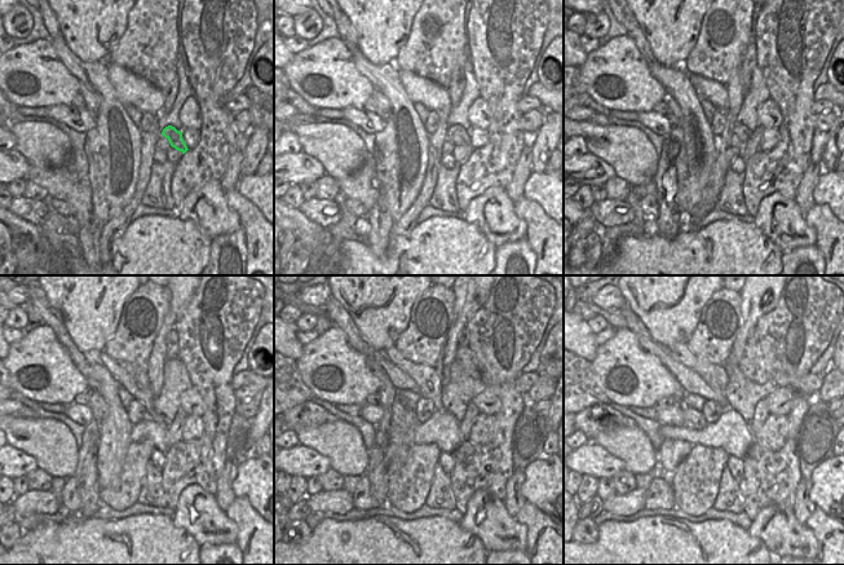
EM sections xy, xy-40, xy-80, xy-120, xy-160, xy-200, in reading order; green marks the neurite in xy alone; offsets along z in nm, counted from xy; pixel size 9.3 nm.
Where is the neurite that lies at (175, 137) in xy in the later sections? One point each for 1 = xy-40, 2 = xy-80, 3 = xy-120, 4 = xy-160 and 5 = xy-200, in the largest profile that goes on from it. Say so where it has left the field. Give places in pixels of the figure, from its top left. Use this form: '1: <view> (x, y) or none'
1: xy-40 (458, 135)
2: xy-80 (742, 132)
3: xy-120 (135, 379)
4: xy-160 (429, 385)
5: xy-200 (716, 376)

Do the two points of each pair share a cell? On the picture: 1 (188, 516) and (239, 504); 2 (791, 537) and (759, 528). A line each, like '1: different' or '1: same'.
1: different
2: same

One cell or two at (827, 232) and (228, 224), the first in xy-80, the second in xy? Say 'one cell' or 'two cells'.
two cells

